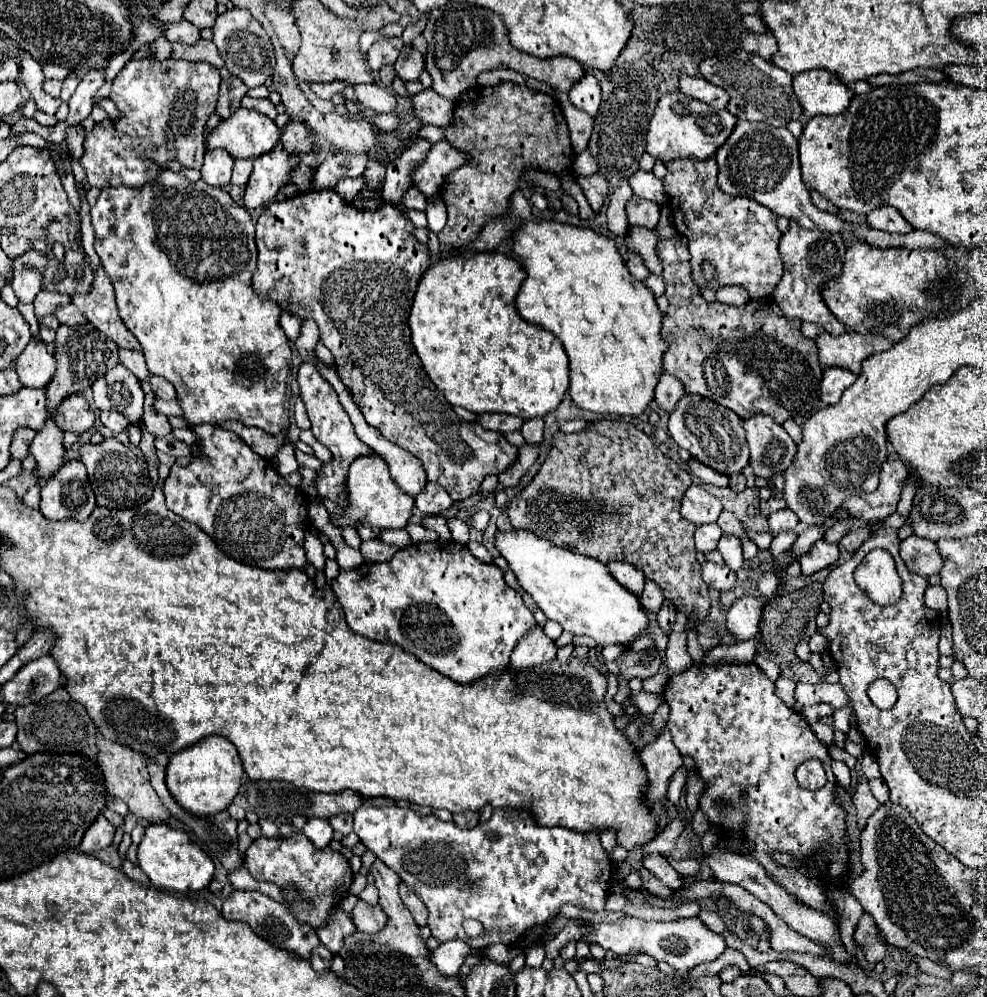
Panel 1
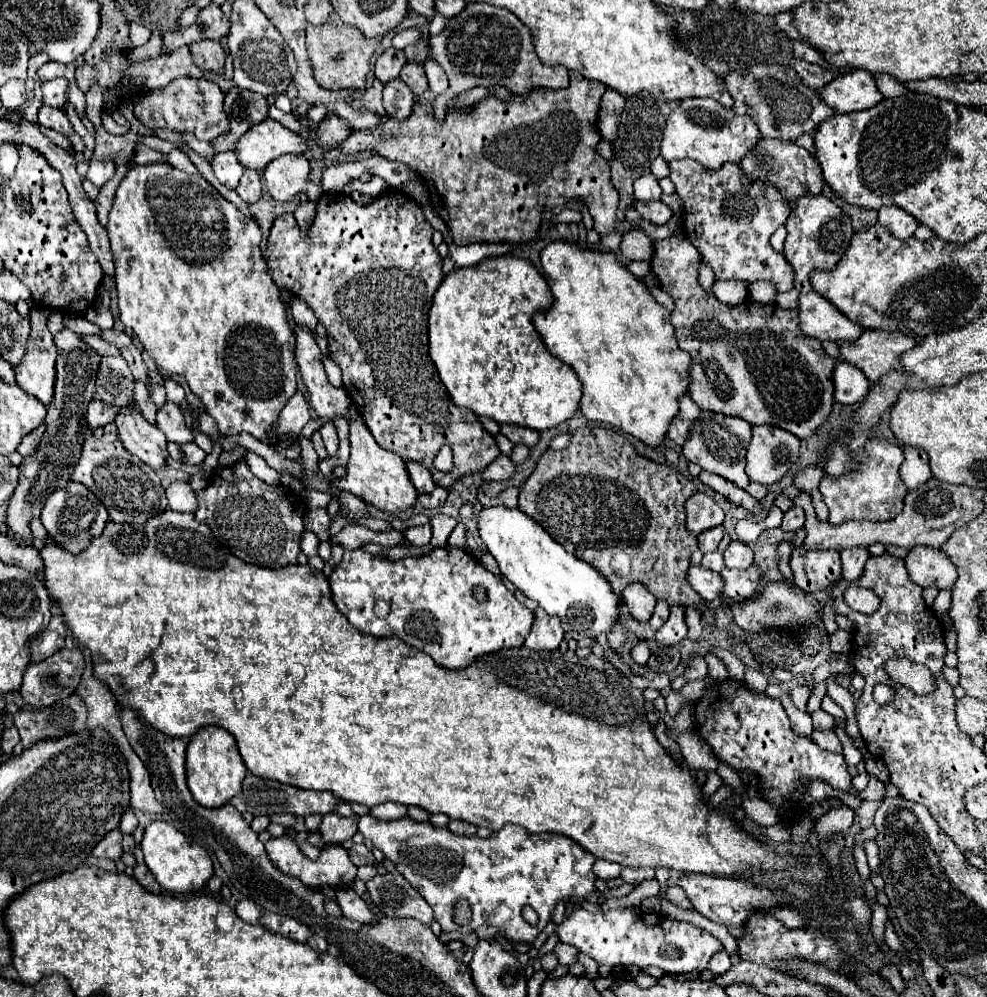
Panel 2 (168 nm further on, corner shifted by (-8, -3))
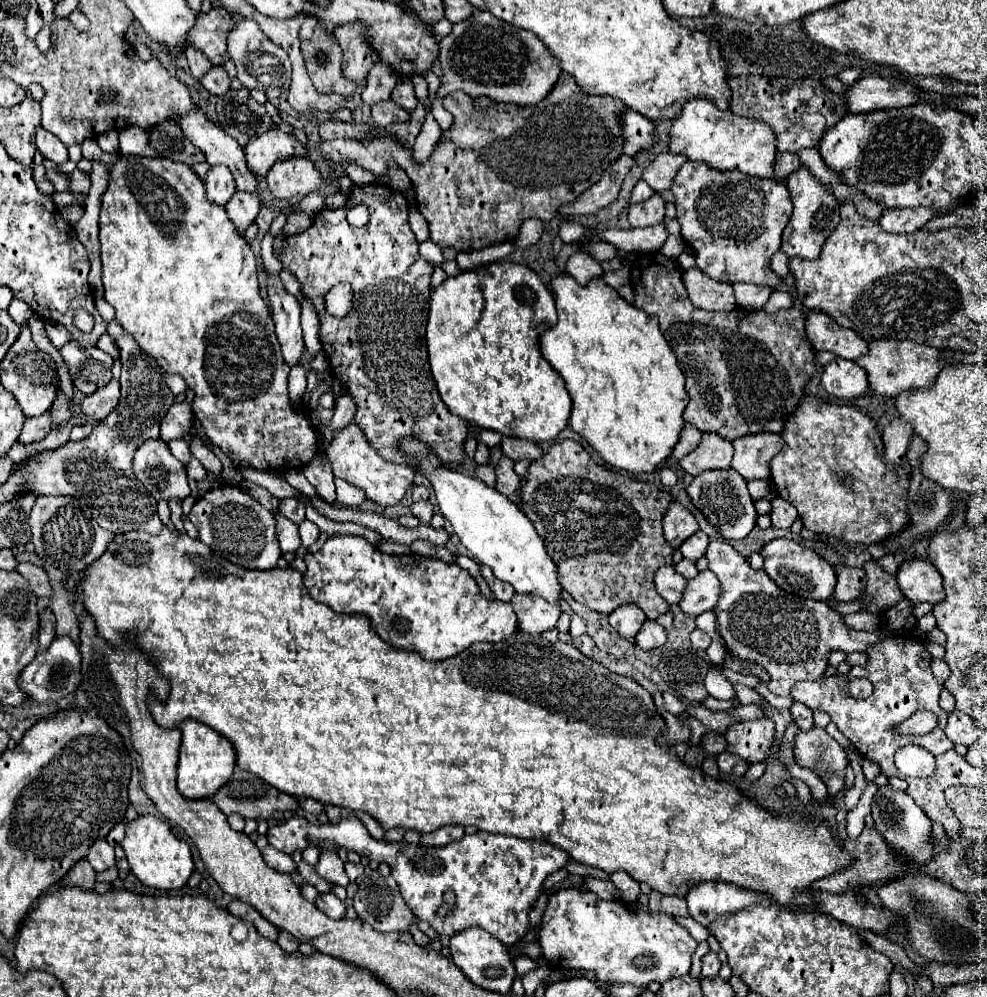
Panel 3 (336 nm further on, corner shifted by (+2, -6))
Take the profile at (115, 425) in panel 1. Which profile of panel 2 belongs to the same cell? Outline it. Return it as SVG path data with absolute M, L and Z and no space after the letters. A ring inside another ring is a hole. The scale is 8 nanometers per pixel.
M138 407L126 409L116 417L116 427L120 431L124 447L142 459L154 471L162 471L166 467L168 451L166 451L166 437L156 425L150 425Z

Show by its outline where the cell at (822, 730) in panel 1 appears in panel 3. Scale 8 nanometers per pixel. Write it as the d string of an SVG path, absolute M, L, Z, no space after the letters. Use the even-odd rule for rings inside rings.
M814 726L808 732L796 734L794 756L798 764L822 776L828 786L828 800L832 802L844 786L844 768L848 766L842 746L824 728Z

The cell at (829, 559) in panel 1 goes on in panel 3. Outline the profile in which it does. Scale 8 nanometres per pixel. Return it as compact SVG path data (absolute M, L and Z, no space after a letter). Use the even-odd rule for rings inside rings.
M776 538L760 550L760 556L764 558L764 570L782 590L802 598L812 598L812 600L828 600L834 594L836 574L832 566L822 556L818 556L812 548L804 546L802 542Z

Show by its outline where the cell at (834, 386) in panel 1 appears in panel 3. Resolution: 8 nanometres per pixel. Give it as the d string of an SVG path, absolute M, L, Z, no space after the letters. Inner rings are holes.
M834 358L824 366L822 386L832 398L850 400L860 396L868 388L866 372L852 360Z

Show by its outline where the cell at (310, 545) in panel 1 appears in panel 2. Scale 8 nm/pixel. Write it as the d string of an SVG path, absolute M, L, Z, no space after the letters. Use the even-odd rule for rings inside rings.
M304 531L302 533L302 539L300 539L300 549L310 557L310 555L316 555L318 553L318 545L320 545L320 539L310 533L310 531Z

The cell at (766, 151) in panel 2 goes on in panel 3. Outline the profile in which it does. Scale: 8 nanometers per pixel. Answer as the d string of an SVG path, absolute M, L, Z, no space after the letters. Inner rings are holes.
M778 152L776 154L776 162L774 162L774 180L784 182L792 172L796 172L798 168L802 168L802 162L798 158L798 154L792 152Z

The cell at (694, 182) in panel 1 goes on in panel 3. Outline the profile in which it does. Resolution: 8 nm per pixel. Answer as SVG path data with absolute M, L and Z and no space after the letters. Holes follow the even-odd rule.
M688 160L674 176L670 192L674 194L674 206L678 210L676 218L682 226L682 238L686 246L694 252L696 266L714 280L720 282L752 282L764 284L770 288L778 288L782 284L782 276L778 276L770 268L770 258L780 250L780 236L784 226L792 214L792 202L786 184L780 184L772 178L756 178L742 176L738 170L732 172L716 172L702 166L702 162Z

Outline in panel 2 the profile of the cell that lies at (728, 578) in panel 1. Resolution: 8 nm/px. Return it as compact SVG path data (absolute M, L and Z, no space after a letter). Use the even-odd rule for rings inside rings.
M690 565L690 571L686 571L686 579L702 599L708 601L708 599L718 599L720 597L722 579L720 579L718 573L710 571L710 569L704 569L704 567Z

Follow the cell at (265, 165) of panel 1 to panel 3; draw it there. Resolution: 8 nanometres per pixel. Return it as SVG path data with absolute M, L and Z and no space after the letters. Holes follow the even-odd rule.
M290 158L284 162L276 162L268 176L268 190L276 198L292 198L296 194L310 194L310 192L321 192L324 196L335 194L341 190L349 195L354 183L346 175L333 183L328 183L320 178L320 172L308 158Z

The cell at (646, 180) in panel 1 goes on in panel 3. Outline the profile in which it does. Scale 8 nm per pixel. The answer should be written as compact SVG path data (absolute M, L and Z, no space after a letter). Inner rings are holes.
M638 180L636 186L632 188L632 194L630 194L630 204L636 204L636 202L644 202L648 200L650 196L654 194L654 190L644 182L644 180Z

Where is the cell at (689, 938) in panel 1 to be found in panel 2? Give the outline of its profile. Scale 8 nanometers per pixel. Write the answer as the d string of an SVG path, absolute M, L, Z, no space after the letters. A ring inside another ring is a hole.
M572 909L572 913L556 927L560 943L576 947L580 953L592 957L598 965L610 969L646 969L650 965L660 967L664 973L686 975L694 969L704 971L714 953L722 951L722 943L692 923L680 923L660 913L646 913L634 909L610 909L590 913L586 909Z

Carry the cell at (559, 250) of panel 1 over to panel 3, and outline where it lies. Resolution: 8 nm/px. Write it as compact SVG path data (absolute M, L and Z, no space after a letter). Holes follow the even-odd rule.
M560 272L552 278L552 290L558 322L540 336L540 352L550 366L562 374L572 396L574 406L568 424L580 432L608 464L634 474L652 472L670 456L674 444L680 440L680 430L684 426L682 412L688 404L684 374L678 368L678 360L668 342L660 334L658 318L628 304L600 276L582 286L568 272Z

